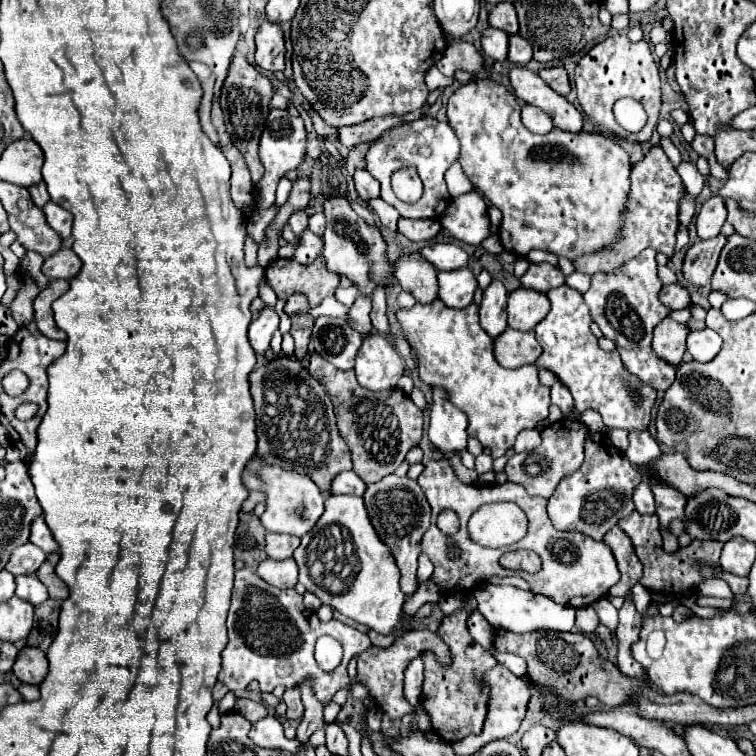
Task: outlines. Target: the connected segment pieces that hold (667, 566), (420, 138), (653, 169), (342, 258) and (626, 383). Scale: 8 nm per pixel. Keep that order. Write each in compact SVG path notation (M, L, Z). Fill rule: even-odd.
M633 511L631 515L627 515L625 519L619 521L619 527L633 541L635 553L643 565L643 577L639 579L639 583L649 591L661 591L661 593L673 593L673 595L681 595L683 591L693 591L693 585L703 581L703 577L699 575L699 567L693 563L701 561L701 563L719 565L719 555L721 555L721 547L723 547L719 541L691 541L689 547L683 547L677 553L665 553L661 547L659 519L655 513L643 515L639 511Z
M421 117L417 121L405 123L397 129L393 129L391 133L379 137L365 161L367 161L367 171L381 183L381 197L391 203L393 207L397 207L397 211L401 213L401 217L409 217L409 219L439 219L445 211L445 207L449 205L449 193L447 193L447 185L445 185L445 171L449 169L449 165L459 157L459 139L455 135L455 131L451 129L449 123L441 123L437 119L431 117ZM401 167L417 167L419 177L423 179L425 185L425 193L417 203L403 203L395 197L393 189L391 189L391 175L393 171L401 169Z
M655 145L643 161L639 161L631 169L631 197L627 203L627 213L625 213L625 227L623 227L623 237L613 245L613 249L603 251L599 255L583 255L575 259L575 267L581 273L593 275L595 271L615 271L629 259L637 257L643 249L651 247L655 251L661 251L665 255L675 253L675 233L677 233L677 207L679 199L683 197L683 183L681 177L677 175L675 167L663 153L659 145Z
M329 195L325 201L325 217L327 229L323 235L323 257L327 261L327 269L347 277L363 297L373 297L377 287L393 285L393 263L387 259L387 243L377 225L367 225L349 205L347 199Z
M561 285L547 293L551 301L551 311L547 317L535 327L537 341L543 347L543 355L539 357L537 367L549 369L559 377L559 381L571 391L575 399L577 413L585 409L595 409L601 413L605 431L613 429L647 429L651 419L651 407L655 403L655 391L651 387L643 387L637 379L631 379L627 371L623 371L623 363L619 363L617 351L601 351L597 345L597 337L591 333L591 315L579 291Z

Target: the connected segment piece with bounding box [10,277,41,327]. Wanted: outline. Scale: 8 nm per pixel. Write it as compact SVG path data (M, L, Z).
M23 277L23 279L25 279L25 283L23 283L25 287L19 291L15 303L10 308L12 317L17 321L19 327L23 327L23 325L33 321L33 301L41 291L39 285L33 283L29 277Z

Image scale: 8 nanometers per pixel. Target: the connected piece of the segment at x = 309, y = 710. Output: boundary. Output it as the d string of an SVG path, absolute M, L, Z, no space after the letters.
M303 683L301 695L303 695L303 705L305 705L305 715L303 715L301 725L297 727L297 739L301 743L307 743L313 731L317 731L319 727L325 727L323 705L319 701L315 701L315 695L311 695L311 689L307 687L307 683Z

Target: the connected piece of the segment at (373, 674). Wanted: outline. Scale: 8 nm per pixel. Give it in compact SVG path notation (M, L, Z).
M413 629L393 641L391 647L379 649L379 647L369 647L361 657L357 657L357 681L369 687L371 697L377 701L377 707L383 709L391 719L401 719L405 713L411 713L411 705L403 697L403 673L407 665L419 657L425 649L431 649L441 665L451 663L451 653L449 647L445 645L443 639L439 639L437 633L431 633L427 629Z

